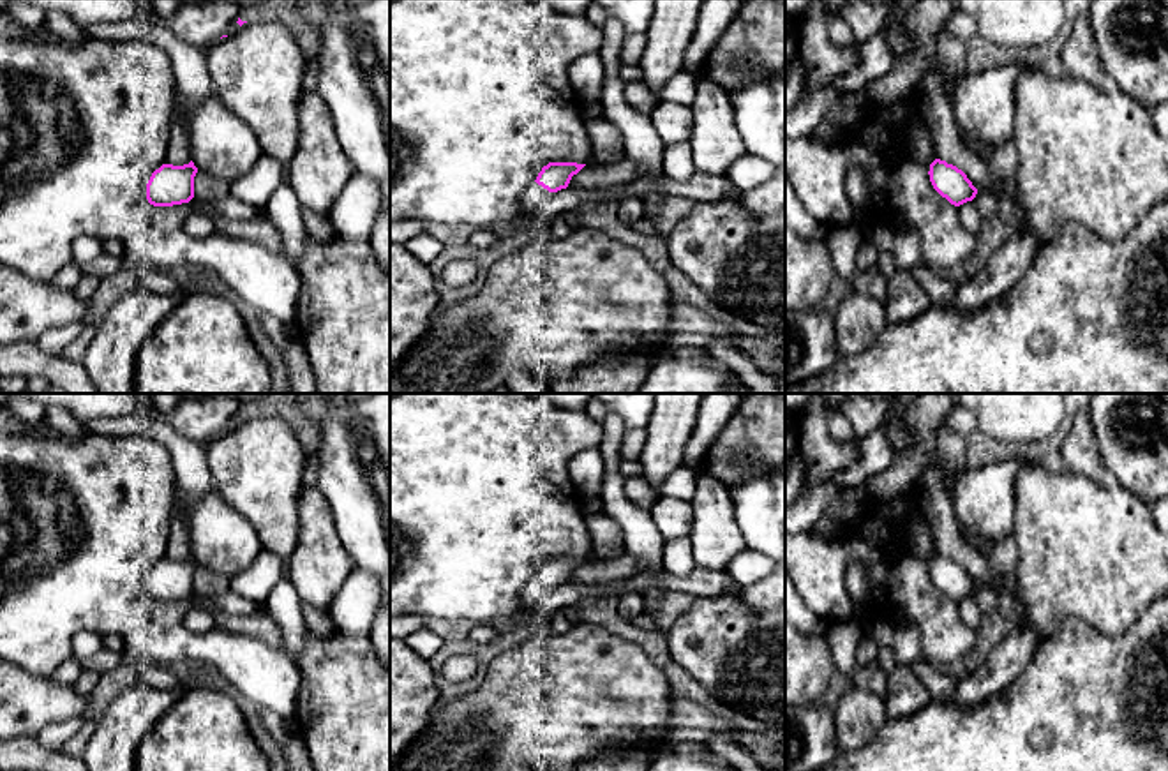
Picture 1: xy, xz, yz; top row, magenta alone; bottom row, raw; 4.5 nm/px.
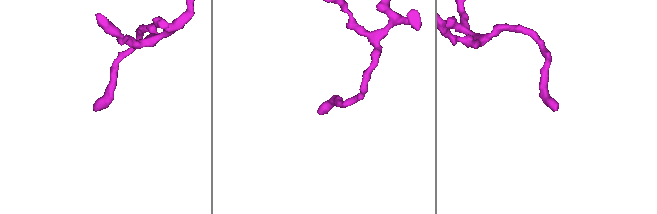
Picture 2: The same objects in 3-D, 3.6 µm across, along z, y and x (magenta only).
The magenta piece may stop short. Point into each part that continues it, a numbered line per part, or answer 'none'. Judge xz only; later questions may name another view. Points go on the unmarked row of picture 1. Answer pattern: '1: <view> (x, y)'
1: xz (535, 591)

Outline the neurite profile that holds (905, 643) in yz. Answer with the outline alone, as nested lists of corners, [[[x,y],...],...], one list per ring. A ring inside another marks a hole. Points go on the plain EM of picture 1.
[[[875,616],[865,625],[865,630],[880,647],[893,651],[896,665],[912,665],[923,658],[923,635],[914,625],[898,628],[889,619]]]

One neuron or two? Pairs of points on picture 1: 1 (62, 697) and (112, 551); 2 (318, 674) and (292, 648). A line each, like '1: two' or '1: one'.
1: two
2: two

